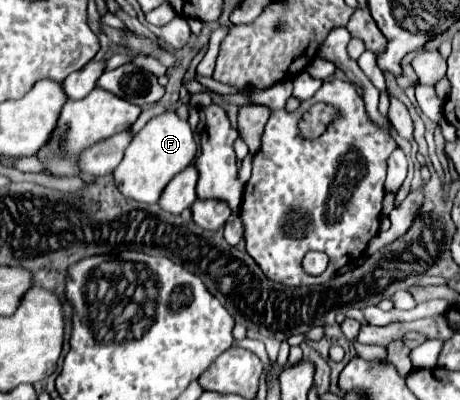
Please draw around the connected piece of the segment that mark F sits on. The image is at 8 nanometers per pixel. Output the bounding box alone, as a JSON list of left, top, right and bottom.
[113,110,197,204]

